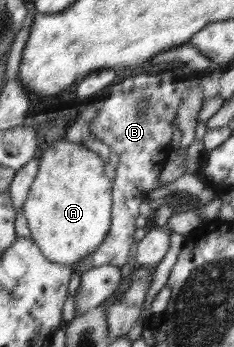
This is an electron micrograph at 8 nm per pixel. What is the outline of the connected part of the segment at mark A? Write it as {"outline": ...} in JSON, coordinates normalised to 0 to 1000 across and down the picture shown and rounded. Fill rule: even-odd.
{"outline":[[[265,386],[248,403],[205,418],[158,461],[162,496],[98,588],[98,611],[132,663],[132,692],[167,706],[175,729],[209,752],[321,778],[321,764],[406,723],[462,683],[479,625],[479,530],[449,504],[444,467],[423,444],[389,438],[359,415],[295,409]]]}

